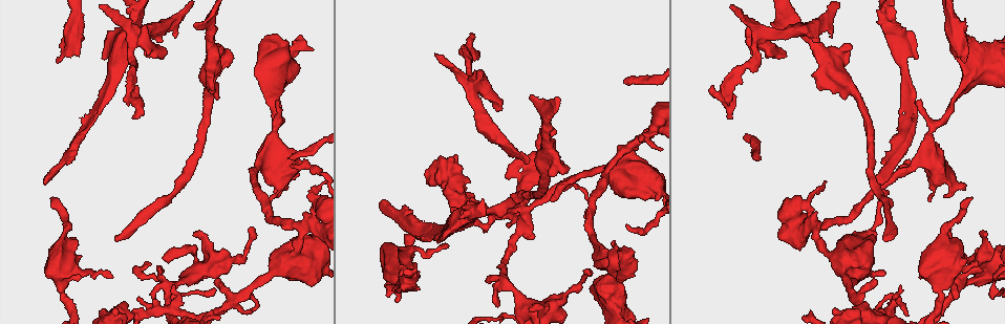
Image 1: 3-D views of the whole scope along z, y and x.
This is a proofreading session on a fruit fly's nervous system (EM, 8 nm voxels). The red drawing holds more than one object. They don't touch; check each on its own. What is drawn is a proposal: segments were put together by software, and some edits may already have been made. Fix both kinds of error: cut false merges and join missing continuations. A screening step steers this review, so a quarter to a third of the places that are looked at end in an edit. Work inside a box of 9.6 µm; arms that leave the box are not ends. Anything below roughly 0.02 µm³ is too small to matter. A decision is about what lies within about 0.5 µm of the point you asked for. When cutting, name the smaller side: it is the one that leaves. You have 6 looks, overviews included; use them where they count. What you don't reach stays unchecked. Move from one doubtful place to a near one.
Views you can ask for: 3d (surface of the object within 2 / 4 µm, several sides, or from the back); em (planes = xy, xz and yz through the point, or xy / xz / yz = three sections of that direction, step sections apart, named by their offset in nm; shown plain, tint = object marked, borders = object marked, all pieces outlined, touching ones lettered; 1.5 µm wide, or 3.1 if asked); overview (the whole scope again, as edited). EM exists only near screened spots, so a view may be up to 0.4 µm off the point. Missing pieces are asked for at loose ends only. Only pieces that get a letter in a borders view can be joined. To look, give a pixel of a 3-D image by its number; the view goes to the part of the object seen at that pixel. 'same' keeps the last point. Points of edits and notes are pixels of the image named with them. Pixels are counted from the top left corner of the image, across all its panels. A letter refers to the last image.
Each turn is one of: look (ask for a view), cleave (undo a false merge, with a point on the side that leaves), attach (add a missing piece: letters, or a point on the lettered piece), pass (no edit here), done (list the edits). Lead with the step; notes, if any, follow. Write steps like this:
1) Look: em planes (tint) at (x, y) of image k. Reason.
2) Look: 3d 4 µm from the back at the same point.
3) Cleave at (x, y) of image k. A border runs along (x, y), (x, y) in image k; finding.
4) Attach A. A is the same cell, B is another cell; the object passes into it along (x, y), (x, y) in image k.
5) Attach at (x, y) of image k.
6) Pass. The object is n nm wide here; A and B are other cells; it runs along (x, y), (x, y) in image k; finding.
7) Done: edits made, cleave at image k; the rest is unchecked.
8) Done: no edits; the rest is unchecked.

Look: em planes (tint) at (928, 201) of image 1. Stops while still wide.

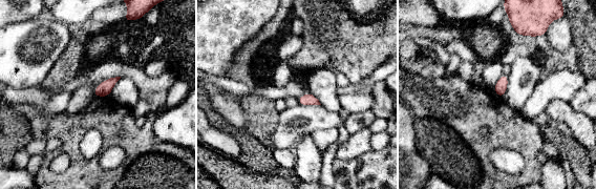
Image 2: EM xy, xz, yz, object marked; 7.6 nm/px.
Look: em planes (borders) at the same point. What lies round it.

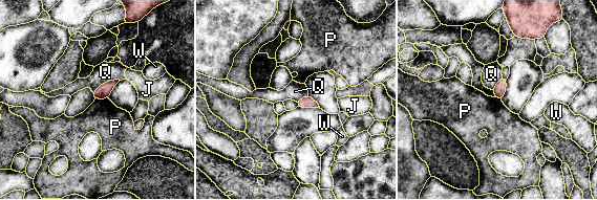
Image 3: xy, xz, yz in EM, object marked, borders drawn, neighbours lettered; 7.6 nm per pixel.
Pass. J, P, Q and W are other cells; a border runs along (107, 97), (94, 100) in image 3; none of them fits.

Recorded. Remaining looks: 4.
Look: 3d 4 µm at (978, 261) of image 1.

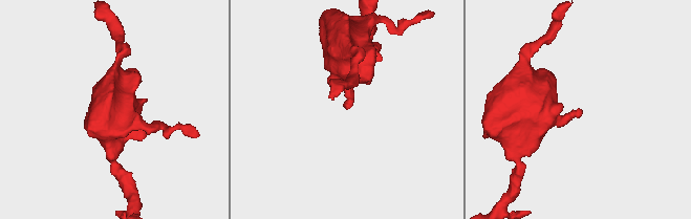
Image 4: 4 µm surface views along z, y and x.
Look: em planes (borders) at (347, 108) of image 4.

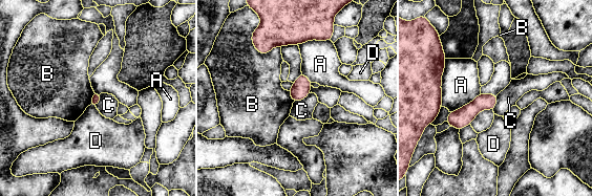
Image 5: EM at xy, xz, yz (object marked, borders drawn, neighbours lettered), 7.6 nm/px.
Pass. A, B, C and D are other cells; a border runs along (310, 93), (303, 99), (294, 102) in image 5; no lettered piece goes on from it.

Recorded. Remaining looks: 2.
Look: em planes (plain) at (758, 35) of image 1. Abrupt turn.

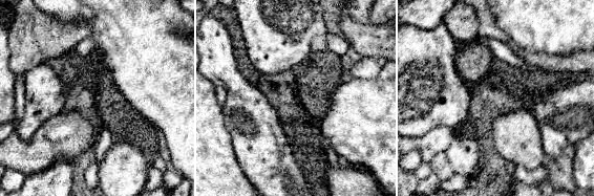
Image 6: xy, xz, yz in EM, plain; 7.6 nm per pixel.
Look: em planes (borders) at the same point.

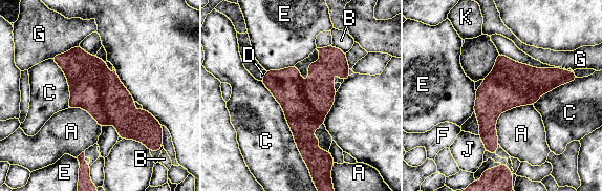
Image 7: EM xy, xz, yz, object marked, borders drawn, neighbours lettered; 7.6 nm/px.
Pass. The object is 360 nm wide here; A, B, C, D, E, F, G, J and K are other cells; a border runs along (533, 105), (498, 117), (497, 143) in image 7; all the same neuron.

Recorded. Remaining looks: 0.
Done: no edits; the rest is unchecked.

